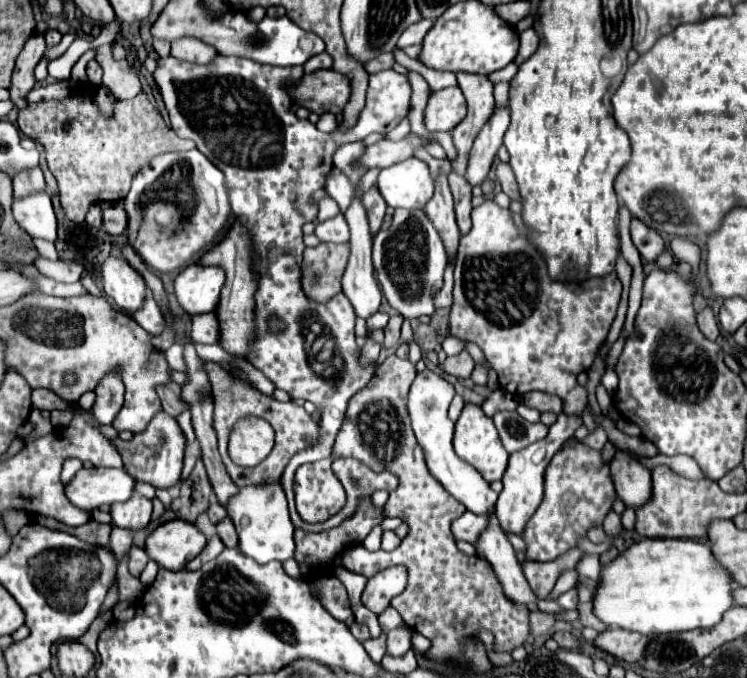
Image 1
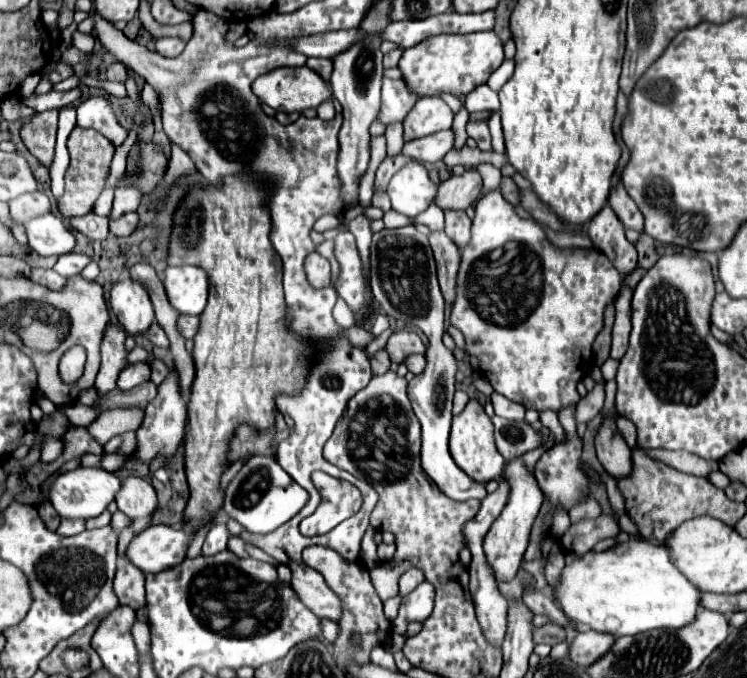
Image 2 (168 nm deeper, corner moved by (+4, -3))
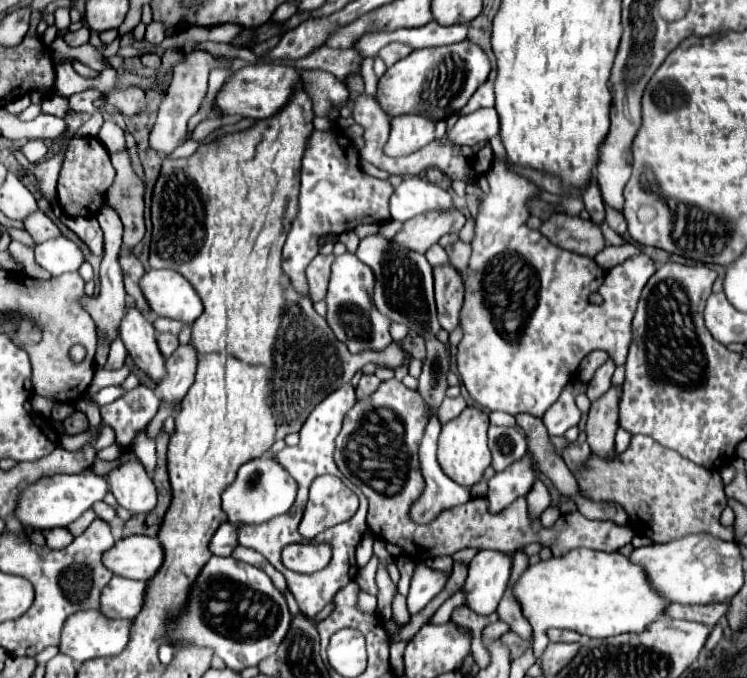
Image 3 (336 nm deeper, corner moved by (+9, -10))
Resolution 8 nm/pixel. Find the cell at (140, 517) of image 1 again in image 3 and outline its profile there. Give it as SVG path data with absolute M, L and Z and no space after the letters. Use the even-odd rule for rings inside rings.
M140 460L122 462L106 476L116 502L132 514L148 514L156 506L156 488Z

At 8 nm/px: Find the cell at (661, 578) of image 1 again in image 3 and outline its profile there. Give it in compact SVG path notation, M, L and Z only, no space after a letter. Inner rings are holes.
M574 548L562 556L552 556L548 560L540 560L538 564L530 564L518 578L518 582L512 586L512 596L522 608L524 618L532 627L534 638L534 652L536 658L544 652L548 644L548 628L569 629L590 636L590 638L608 638L624 632L640 632L648 622L664 616L664 608L668 606L668 600L656 594L640 566L628 562L626 556L620 552L600 552L590 548Z

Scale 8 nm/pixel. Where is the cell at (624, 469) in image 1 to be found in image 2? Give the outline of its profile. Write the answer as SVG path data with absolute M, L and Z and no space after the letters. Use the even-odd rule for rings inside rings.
M613 419L603 421L599 435L595 439L595 449L597 449L597 457L603 465L603 469L609 475L613 475L615 479L631 475L631 471L633 471L631 449L625 443L625 439L621 437L621 433L617 431Z

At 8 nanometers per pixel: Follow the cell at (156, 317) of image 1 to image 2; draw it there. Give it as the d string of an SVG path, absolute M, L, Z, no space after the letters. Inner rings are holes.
M153 323L153 325L149 327L149 331L147 331L147 339L149 339L153 345L157 345L157 347L163 347L163 349L169 347L167 335L165 335L165 331L161 331L161 327L159 327L157 323Z

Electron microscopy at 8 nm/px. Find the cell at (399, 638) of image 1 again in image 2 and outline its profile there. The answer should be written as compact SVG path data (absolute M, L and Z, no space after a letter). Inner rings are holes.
M423 581L415 591L411 591L403 599L397 619L391 623L393 633L405 635L407 625L411 621L419 621L419 623L425 621L425 617L429 617L433 611L433 597L435 597L435 591L433 591L433 585L429 581Z

